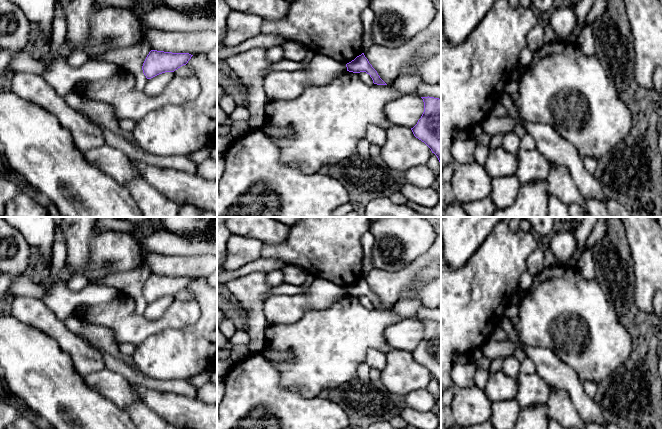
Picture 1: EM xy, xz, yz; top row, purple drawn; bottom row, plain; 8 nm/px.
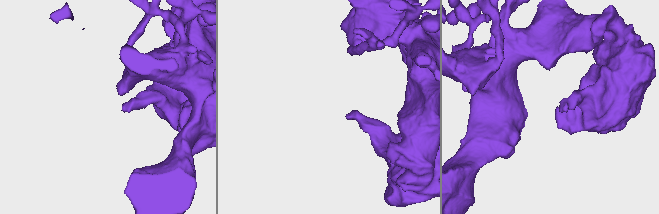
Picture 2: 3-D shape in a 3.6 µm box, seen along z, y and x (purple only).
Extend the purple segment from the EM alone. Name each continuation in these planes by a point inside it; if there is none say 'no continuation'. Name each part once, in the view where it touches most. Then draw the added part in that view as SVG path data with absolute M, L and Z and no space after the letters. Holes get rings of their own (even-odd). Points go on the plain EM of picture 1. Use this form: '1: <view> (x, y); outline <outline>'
no continuation

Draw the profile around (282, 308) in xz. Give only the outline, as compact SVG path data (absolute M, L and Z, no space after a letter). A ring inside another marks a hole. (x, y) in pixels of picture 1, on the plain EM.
M315 278L307 294L267 298L263 312L268 324L291 323L300 319L306 311L327 308L345 296L347 296L345 287L323 278Z

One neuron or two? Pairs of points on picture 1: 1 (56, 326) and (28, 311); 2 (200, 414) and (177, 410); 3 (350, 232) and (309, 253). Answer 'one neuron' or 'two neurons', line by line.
1: one neuron
2: one neuron
3: one neuron

